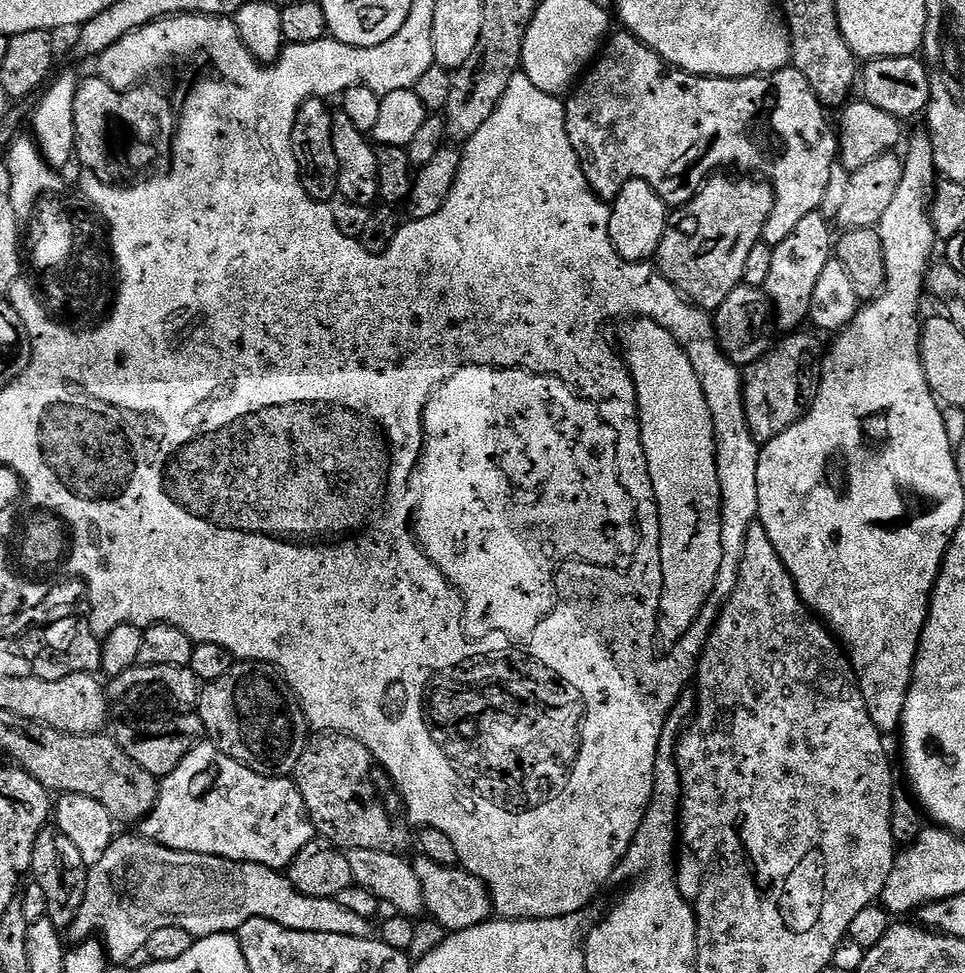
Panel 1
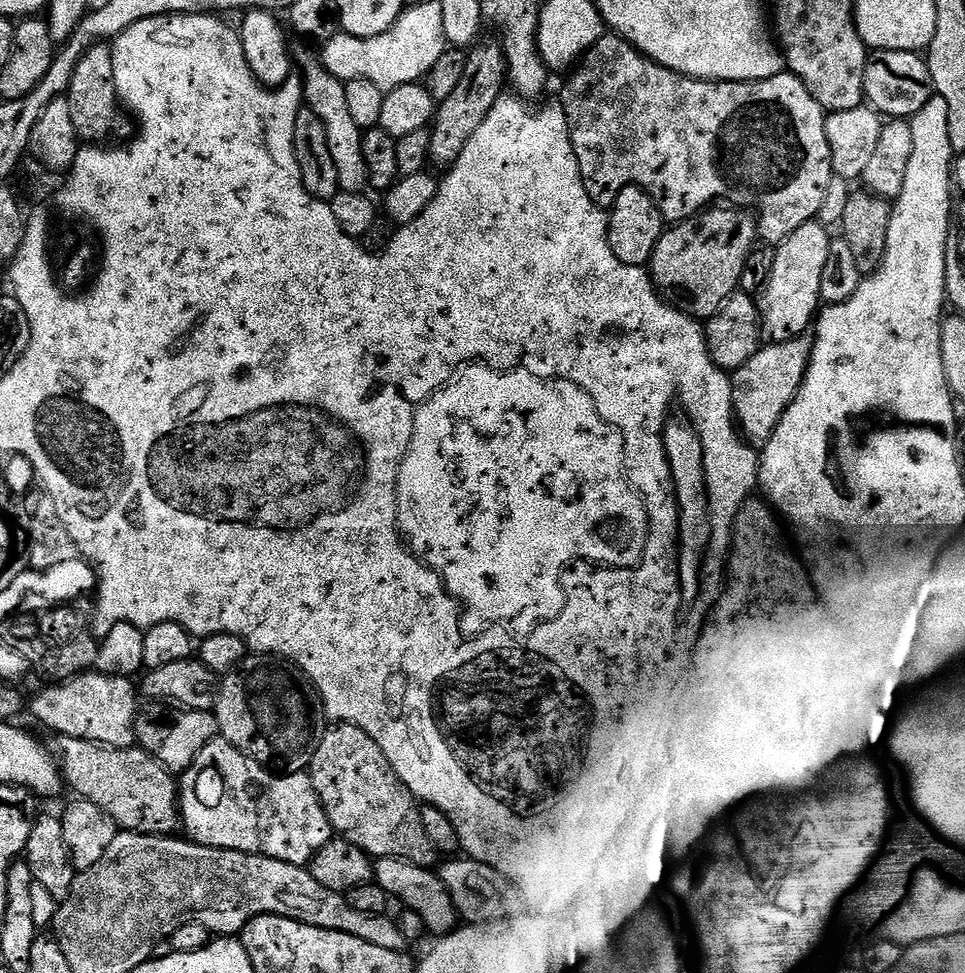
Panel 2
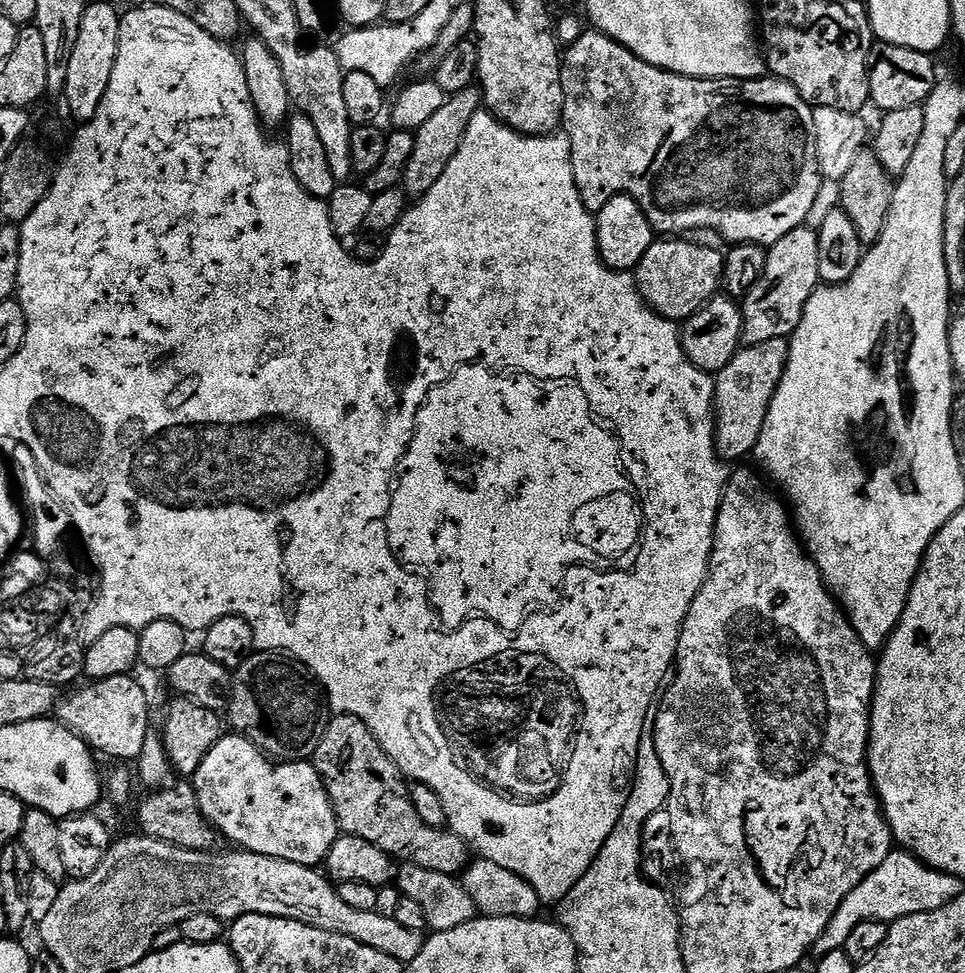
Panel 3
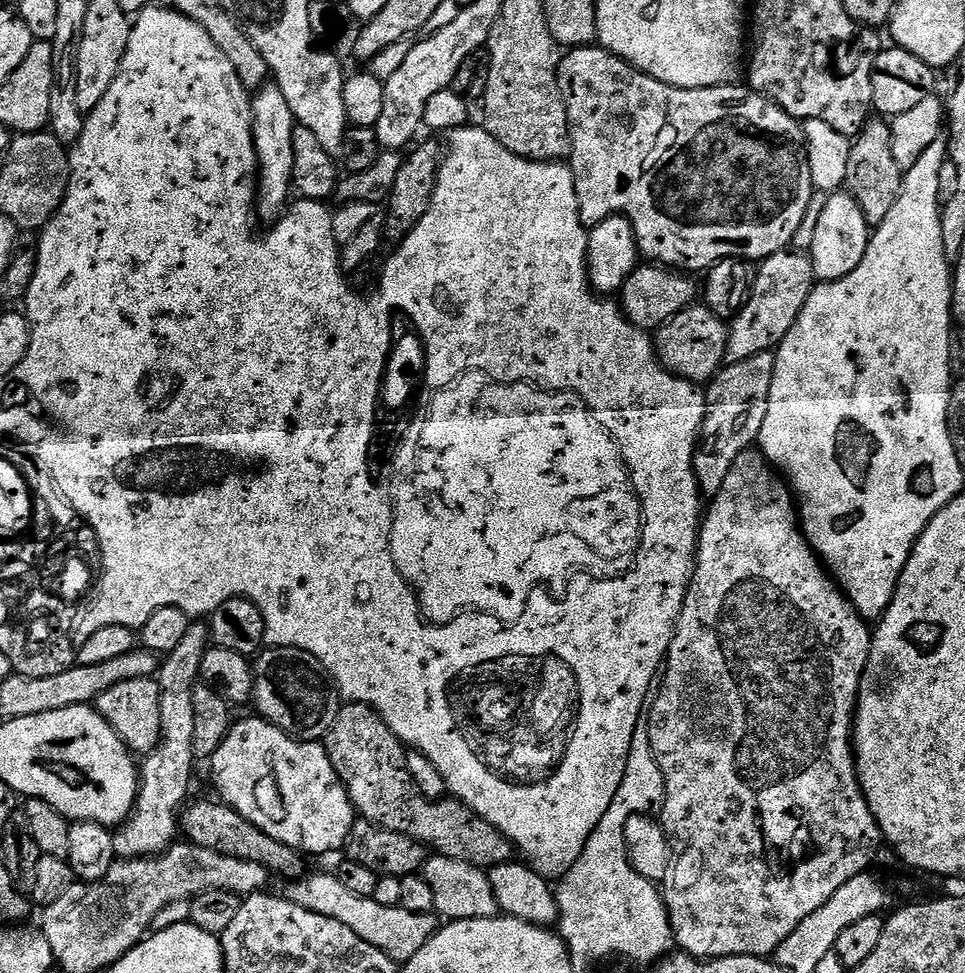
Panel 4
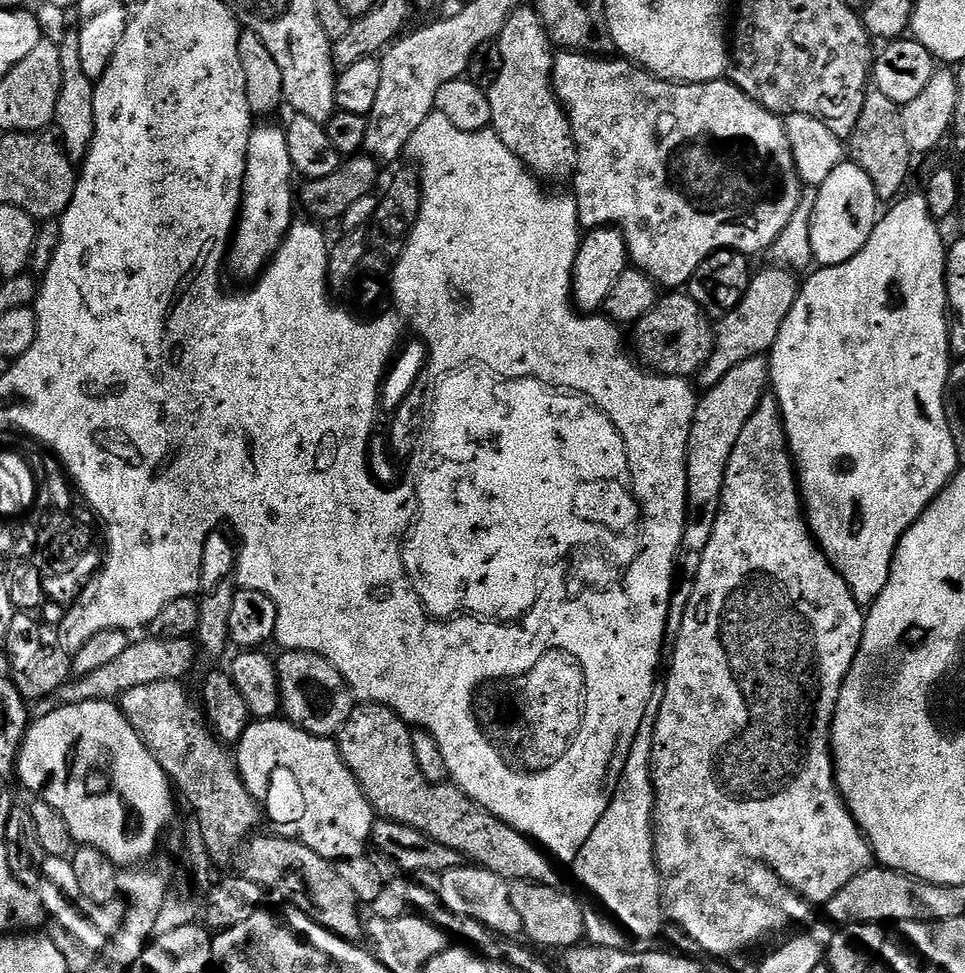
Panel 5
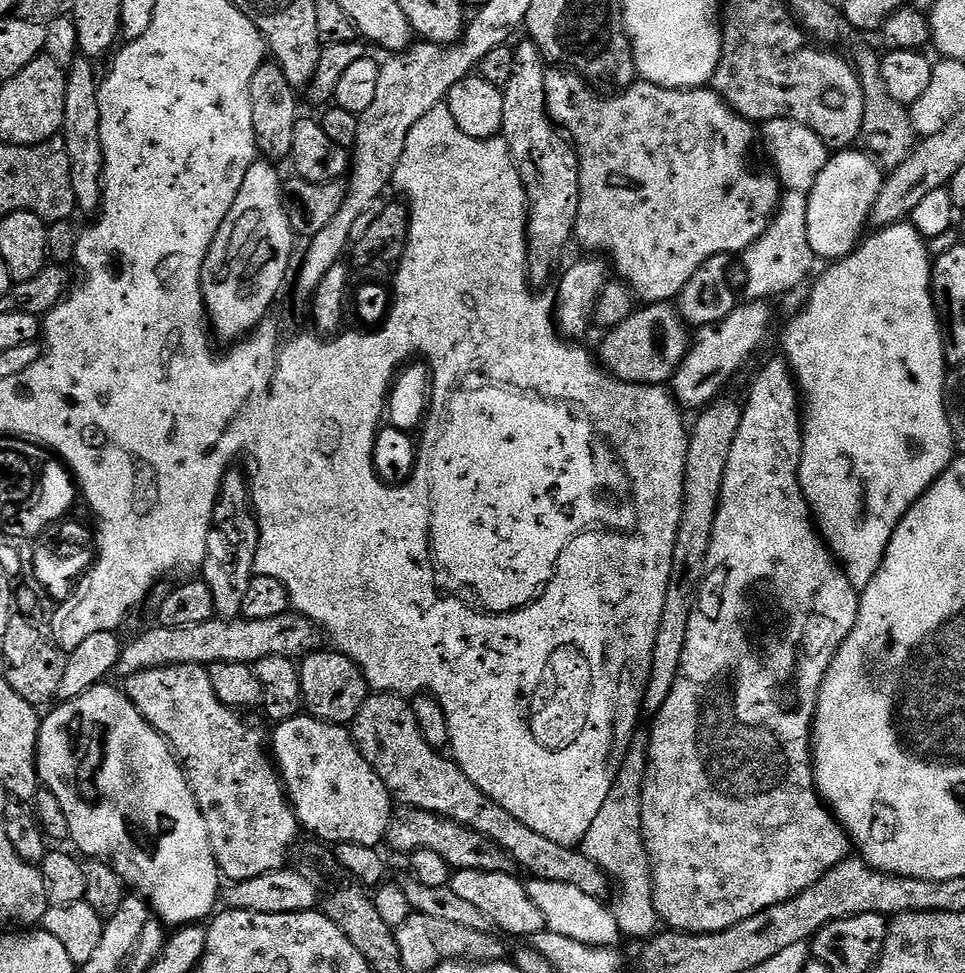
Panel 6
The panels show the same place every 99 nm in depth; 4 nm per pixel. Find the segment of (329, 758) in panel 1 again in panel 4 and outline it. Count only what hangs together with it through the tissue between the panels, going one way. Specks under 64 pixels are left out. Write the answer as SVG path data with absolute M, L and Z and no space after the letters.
M355 702L345 703L340 709L334 726L328 731L326 747L330 762L334 762L334 770L346 786L348 797L359 819L368 820L380 828L385 828L388 832L402 834L409 841L417 840L418 843L432 848L428 850L433 853L454 858L458 862L473 864L476 868L490 870L494 866L509 863L513 859L512 841L507 840L490 822L484 821L455 798L428 800L420 793L418 786L414 786L408 769L406 745L395 736L390 726L386 726L386 722L370 706Z

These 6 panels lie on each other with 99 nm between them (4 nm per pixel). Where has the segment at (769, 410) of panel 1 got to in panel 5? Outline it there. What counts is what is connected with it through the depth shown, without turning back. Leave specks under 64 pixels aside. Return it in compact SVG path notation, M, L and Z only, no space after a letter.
M755 356L746 362L738 362L718 386L707 389L697 399L694 410L694 422L688 439L688 461L686 462L686 526L682 534L680 551L676 555L678 569L672 585L672 601L668 611L668 632L675 634L682 626L682 618L686 614L686 606L690 602L690 594L696 585L696 575L702 566L702 554L706 554L706 546L710 542L710 534L714 534L714 522L720 513L722 502L722 486L726 478L726 466L730 462L730 454L742 434L746 430L746 422L754 414L760 400L770 388L768 360L764 356Z

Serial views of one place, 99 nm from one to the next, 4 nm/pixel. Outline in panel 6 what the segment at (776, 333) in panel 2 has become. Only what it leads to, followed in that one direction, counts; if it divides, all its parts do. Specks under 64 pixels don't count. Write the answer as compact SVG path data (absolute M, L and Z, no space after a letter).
M744 302L726 318L695 329L688 353L670 381L670 392L681 409L703 410L721 395L724 383L763 342L772 320L768 306L764 302Z

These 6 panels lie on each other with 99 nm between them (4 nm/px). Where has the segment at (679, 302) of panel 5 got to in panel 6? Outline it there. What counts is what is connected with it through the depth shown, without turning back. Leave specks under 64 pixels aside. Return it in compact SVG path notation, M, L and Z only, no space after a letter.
M665 302L662 304L644 304L643 306L637 307L630 314L630 318L626 318L626 322L618 322L618 326L607 329L603 333L604 341L600 344L600 356L598 352L598 363L601 368L604 369L608 375L613 376L616 380L621 380L627 384L643 384L645 386L664 386L669 383L672 379L672 375L678 370L678 366L684 361L684 356L688 353L690 347L690 332L686 327L683 320L680 318L680 313L671 303Z

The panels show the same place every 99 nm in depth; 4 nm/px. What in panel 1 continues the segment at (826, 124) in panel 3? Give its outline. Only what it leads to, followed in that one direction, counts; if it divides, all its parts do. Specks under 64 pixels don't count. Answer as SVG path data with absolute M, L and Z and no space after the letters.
M867 102L849 103L843 109L840 124L838 120L838 160L837 164L830 170L830 182L826 186L826 198L822 198L819 211L825 218L835 221L838 210L842 210L842 202L846 199L846 190L850 186L848 181L851 173L862 170L869 162L874 162L884 152L891 152L900 140L901 121L895 116L886 114L886 110L878 110L878 106Z

